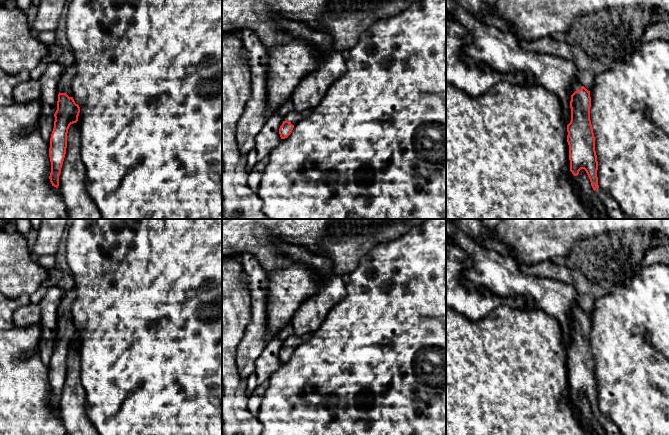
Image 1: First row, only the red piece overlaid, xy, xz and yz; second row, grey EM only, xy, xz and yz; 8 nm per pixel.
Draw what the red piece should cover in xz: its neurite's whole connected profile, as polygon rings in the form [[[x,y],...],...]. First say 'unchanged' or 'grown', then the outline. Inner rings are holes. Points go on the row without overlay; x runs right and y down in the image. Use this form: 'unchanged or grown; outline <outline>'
grown; outline [[[308,333],[302,336],[292,335],[287,338],[284,341],[283,347],[279,352],[279,358],[281,363],[287,362],[291,358],[294,349],[300,346],[301,344],[307,342],[312,336],[313,333]]]

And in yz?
grown; outline [[[576,304],[570,310],[569,316],[571,319],[571,345],[567,349],[567,366],[569,369],[570,395],[574,400],[577,400],[581,393],[586,395],[604,435],[621,435],[617,426],[598,409],[598,385],[590,344],[590,315]]]

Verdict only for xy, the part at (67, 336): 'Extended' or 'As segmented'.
Extended

